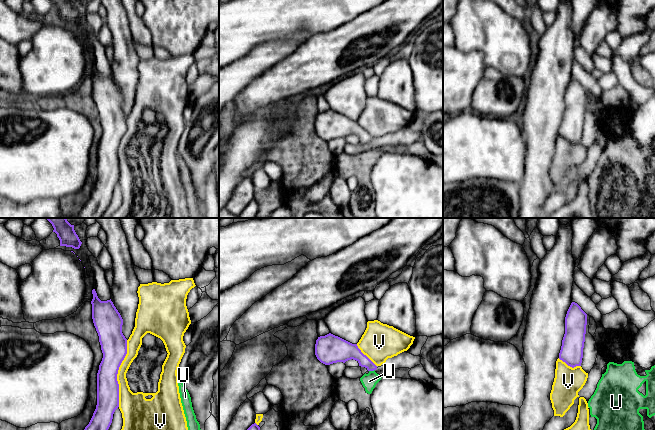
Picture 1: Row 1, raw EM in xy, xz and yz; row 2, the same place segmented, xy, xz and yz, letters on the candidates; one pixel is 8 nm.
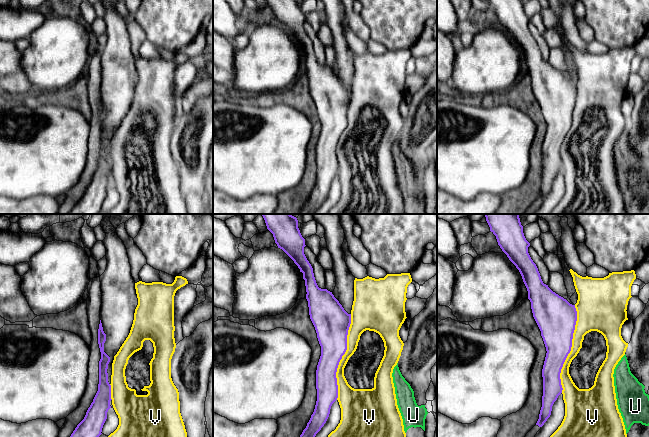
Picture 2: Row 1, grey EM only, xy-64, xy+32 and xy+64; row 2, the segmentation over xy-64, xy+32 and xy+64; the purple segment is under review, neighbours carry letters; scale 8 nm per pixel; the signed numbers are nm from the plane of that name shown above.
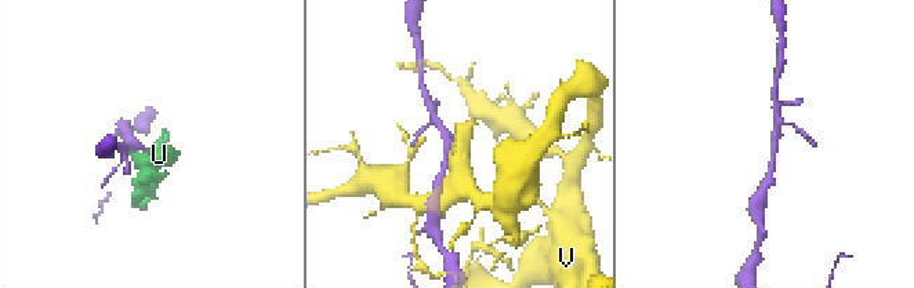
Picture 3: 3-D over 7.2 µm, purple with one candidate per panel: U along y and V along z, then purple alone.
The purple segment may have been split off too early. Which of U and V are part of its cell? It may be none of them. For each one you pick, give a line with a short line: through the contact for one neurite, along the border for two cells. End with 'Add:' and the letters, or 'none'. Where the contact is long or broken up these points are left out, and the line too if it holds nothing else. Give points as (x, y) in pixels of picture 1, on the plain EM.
Add: none

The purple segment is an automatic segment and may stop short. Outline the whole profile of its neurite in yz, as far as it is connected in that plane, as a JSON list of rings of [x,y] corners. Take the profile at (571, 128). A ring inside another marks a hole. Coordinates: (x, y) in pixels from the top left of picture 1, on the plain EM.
[[[572,78],[565,93],[565,110],[559,135],[574,144],[581,142],[585,118],[587,90]]]

